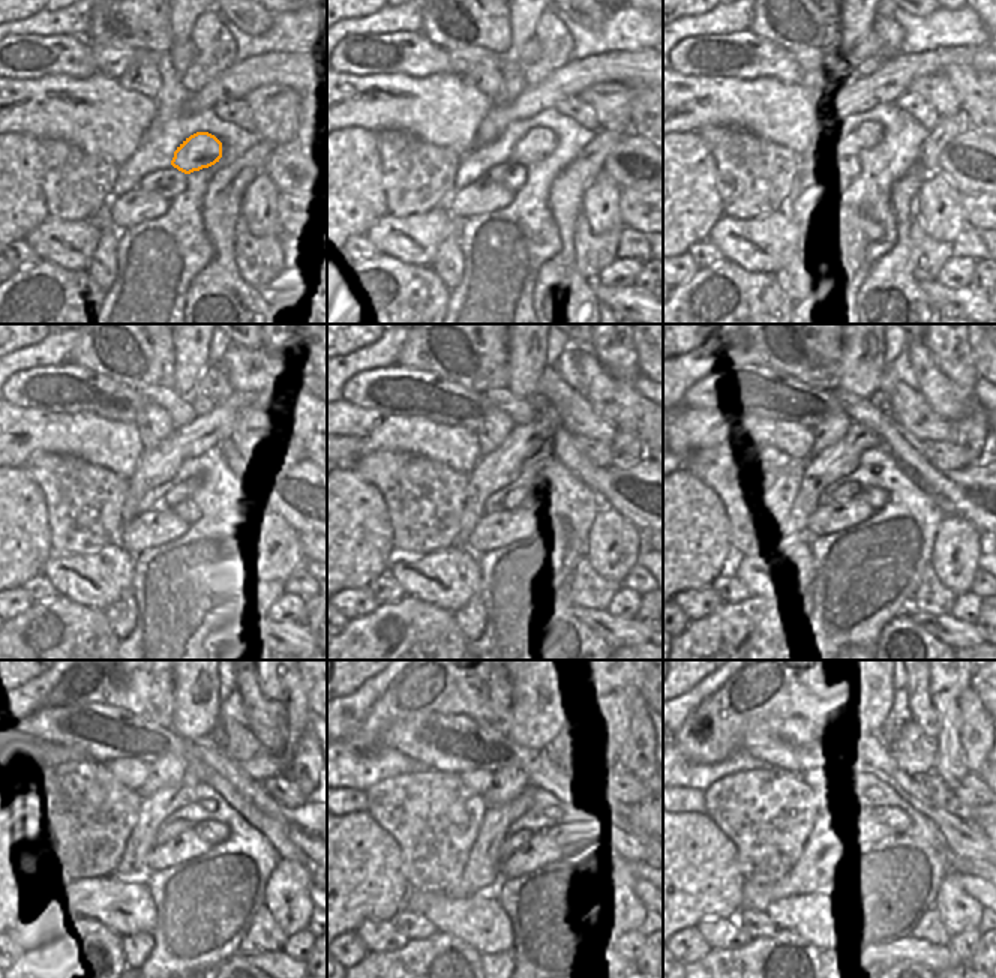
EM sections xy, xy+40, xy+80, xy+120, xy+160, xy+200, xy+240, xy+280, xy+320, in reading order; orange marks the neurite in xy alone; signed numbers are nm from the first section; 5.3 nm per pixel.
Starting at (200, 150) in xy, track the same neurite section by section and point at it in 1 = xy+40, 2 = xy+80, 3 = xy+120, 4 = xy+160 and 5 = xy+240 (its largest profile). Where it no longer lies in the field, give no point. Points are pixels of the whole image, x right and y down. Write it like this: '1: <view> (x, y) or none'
1: xy+40 (537, 144)
2: xy+80 (870, 138)
3: xy+120 (182, 491)
4: xy+160 (513, 494)
5: xy+240 (171, 830)

